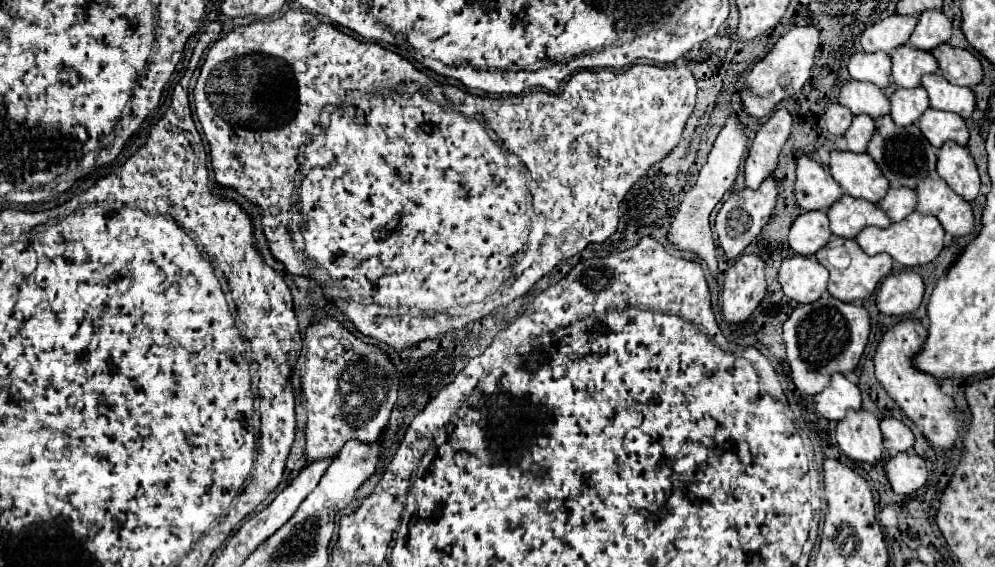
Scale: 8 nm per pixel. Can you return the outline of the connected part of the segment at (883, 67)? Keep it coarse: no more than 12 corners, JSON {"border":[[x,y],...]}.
{"border":[[856,52],[848,72],[854,80],[890,86],[886,52]]}

